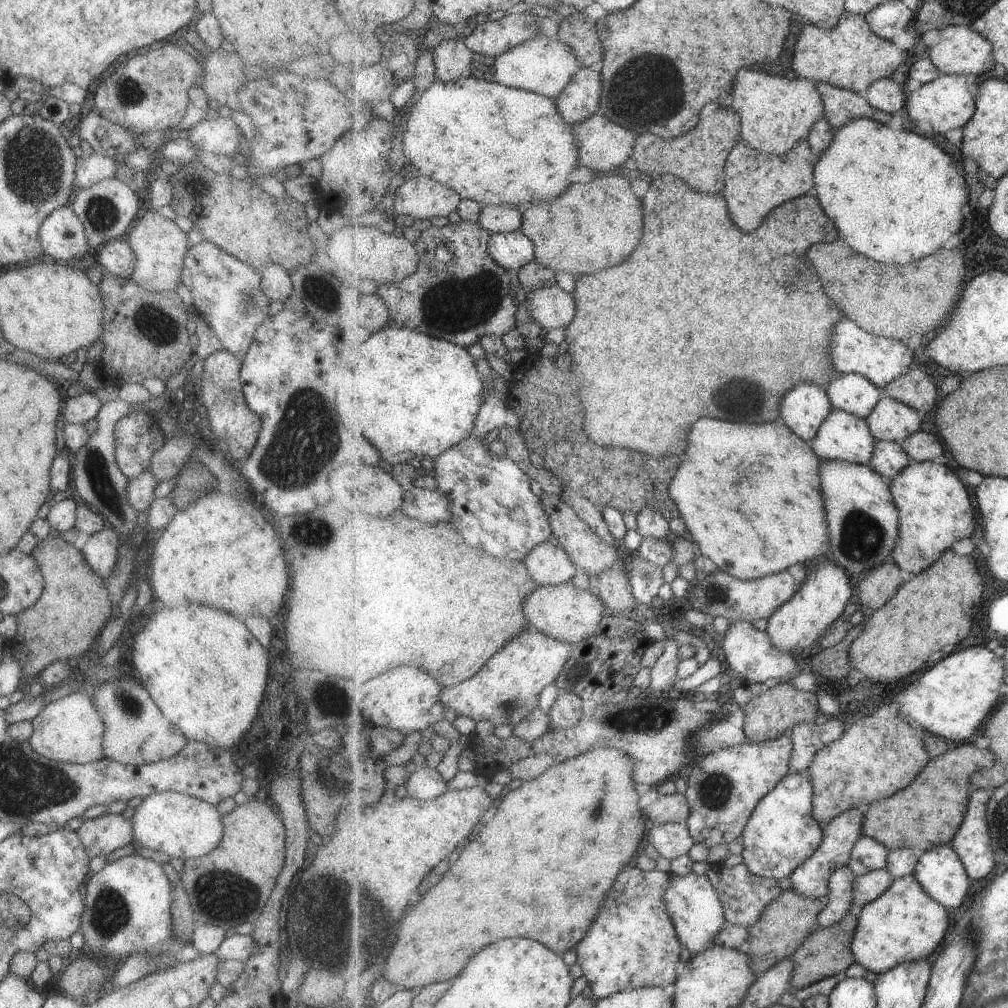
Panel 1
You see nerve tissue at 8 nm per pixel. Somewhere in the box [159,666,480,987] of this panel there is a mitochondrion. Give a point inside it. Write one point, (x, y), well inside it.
(315, 936)

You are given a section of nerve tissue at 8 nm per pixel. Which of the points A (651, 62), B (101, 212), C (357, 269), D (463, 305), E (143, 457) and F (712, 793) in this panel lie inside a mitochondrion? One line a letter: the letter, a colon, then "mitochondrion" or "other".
A: mitochondrion
B: mitochondrion
C: other
D: mitochondrion
E: other
F: mitochondrion

